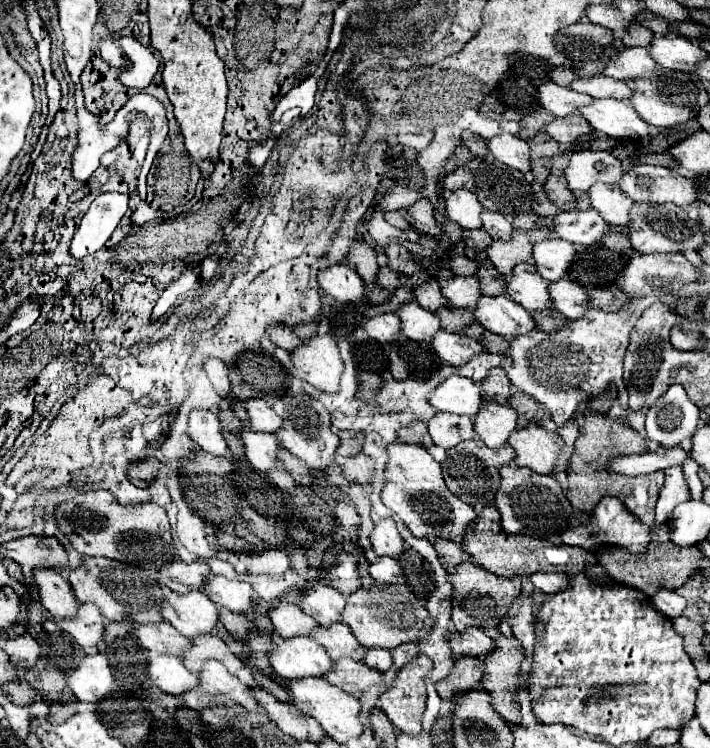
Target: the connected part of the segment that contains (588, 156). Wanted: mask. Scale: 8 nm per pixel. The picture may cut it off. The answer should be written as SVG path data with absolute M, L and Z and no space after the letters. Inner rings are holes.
M576 151L564 169L570 191L588 191L592 183L618 183L622 173L620 161L608 151Z

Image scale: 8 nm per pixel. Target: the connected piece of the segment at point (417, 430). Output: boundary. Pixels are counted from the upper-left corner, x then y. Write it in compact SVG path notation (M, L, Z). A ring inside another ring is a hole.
M422 421L414 423L412 427L398 429L398 439L400 439L402 443L418 443L418 445L424 445L424 447L430 447L430 445L432 445L432 439L430 439L430 435L428 435L426 423L422 423Z

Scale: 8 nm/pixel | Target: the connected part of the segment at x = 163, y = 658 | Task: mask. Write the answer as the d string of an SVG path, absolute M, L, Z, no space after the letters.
M156 655L156 657L150 657L148 659L148 675L150 675L150 679L154 681L156 687L160 687L164 693L170 693L170 695L182 695L188 687L196 685L196 675L190 673L180 663L180 657L176 657L176 655Z

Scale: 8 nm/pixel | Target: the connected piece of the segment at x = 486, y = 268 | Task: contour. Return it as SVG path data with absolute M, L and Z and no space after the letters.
M480 263L476 277L480 281L480 293L482 295L500 295L504 293L504 277L488 263Z

